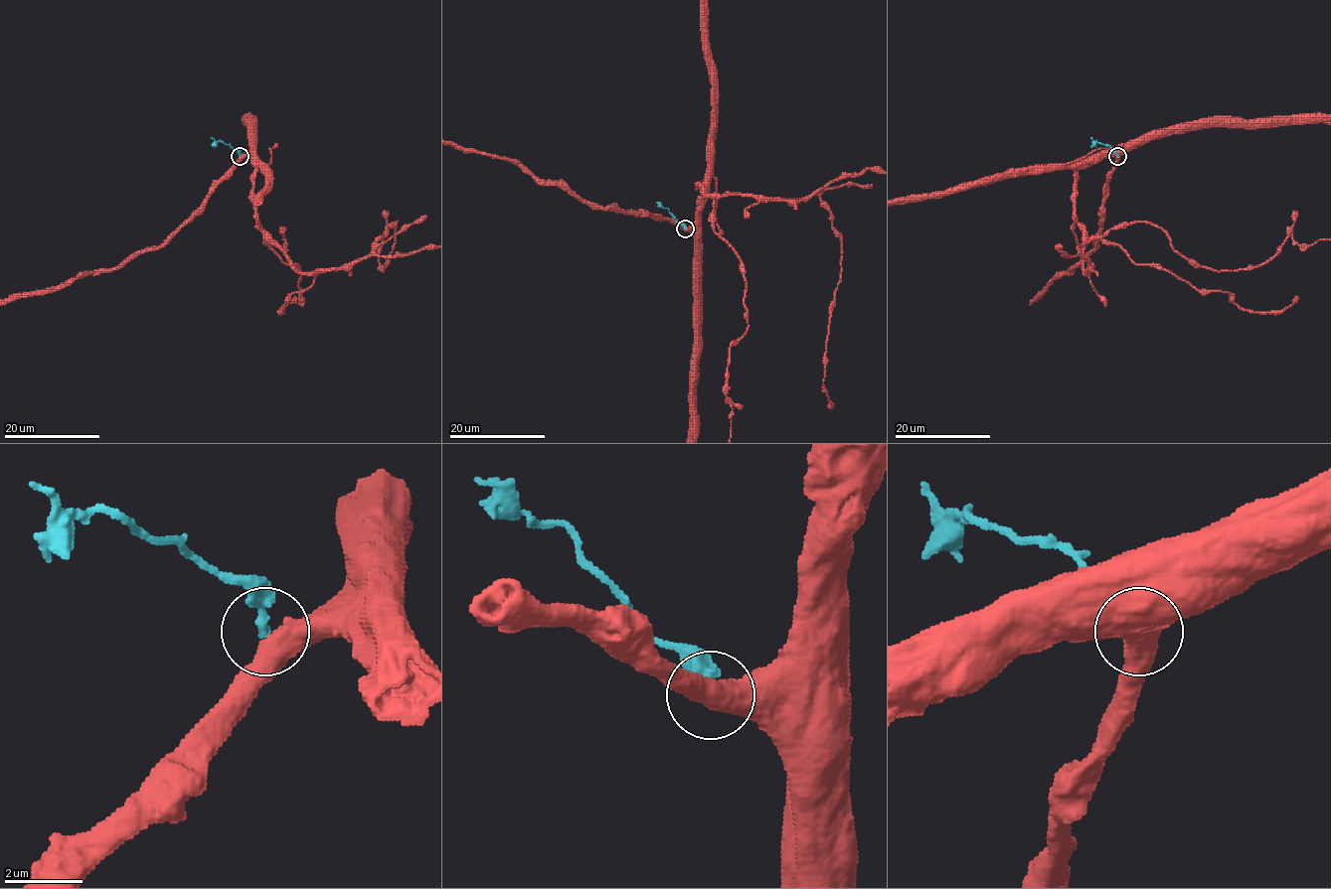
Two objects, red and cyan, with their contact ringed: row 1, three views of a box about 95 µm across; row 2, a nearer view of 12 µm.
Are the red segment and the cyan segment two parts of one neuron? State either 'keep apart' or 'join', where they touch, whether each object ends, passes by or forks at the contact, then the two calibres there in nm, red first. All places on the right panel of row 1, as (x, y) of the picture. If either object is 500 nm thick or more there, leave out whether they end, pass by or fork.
keep apart | (1117, 156) | 500/240 nm

